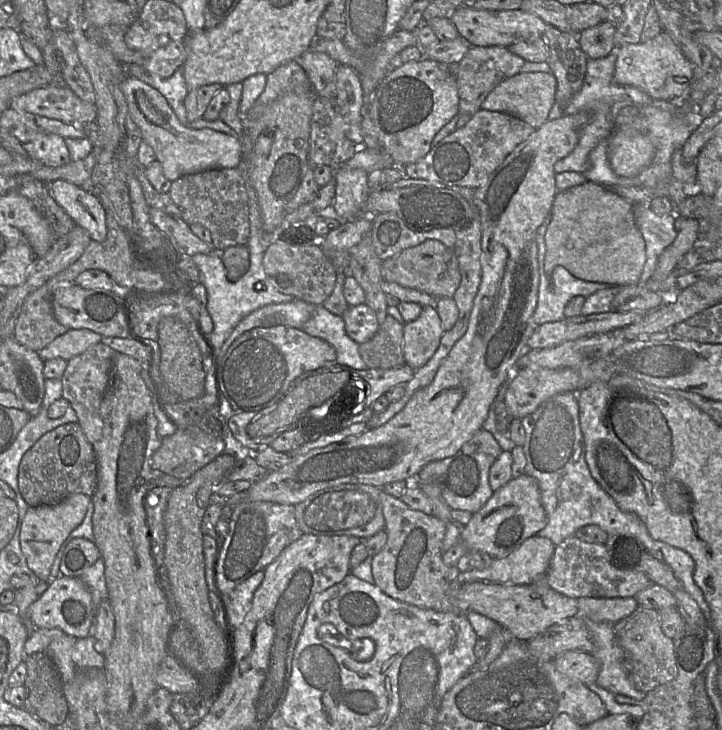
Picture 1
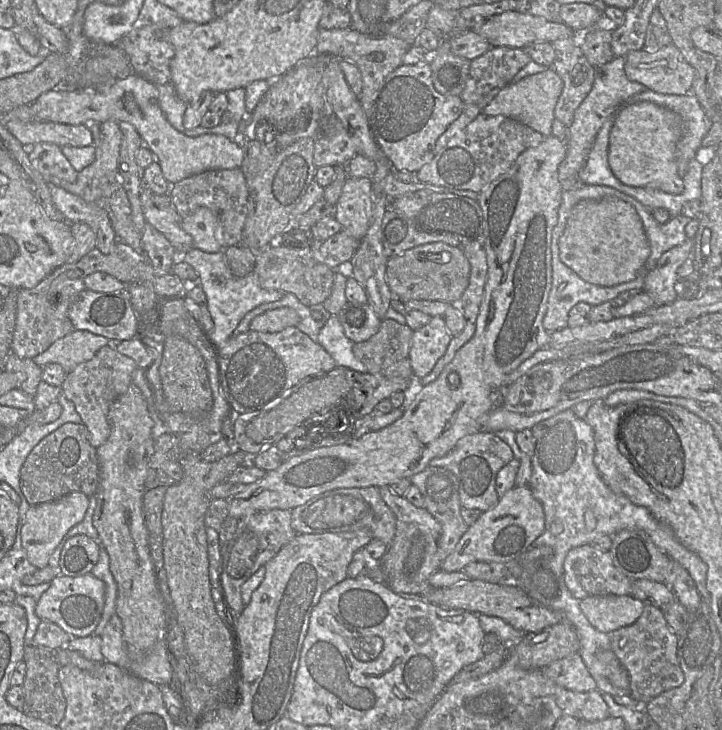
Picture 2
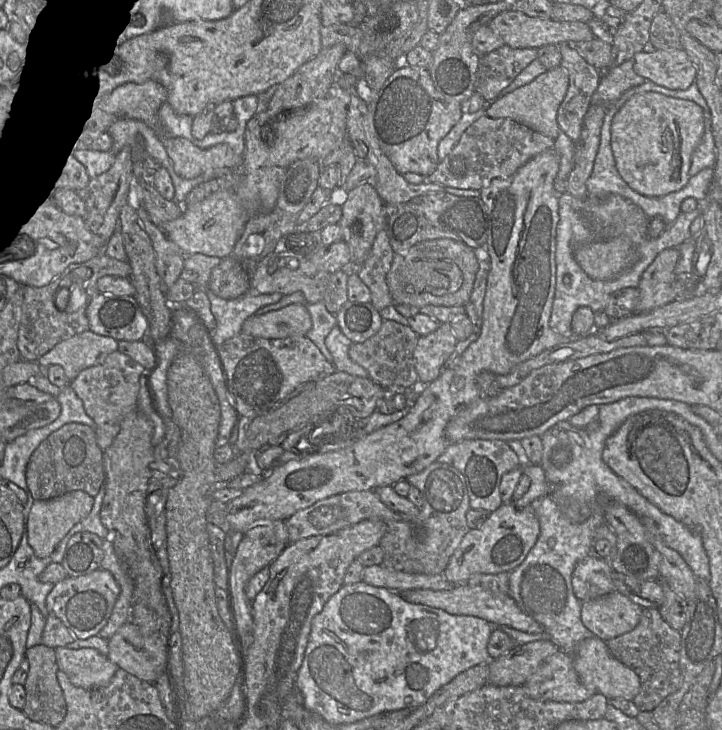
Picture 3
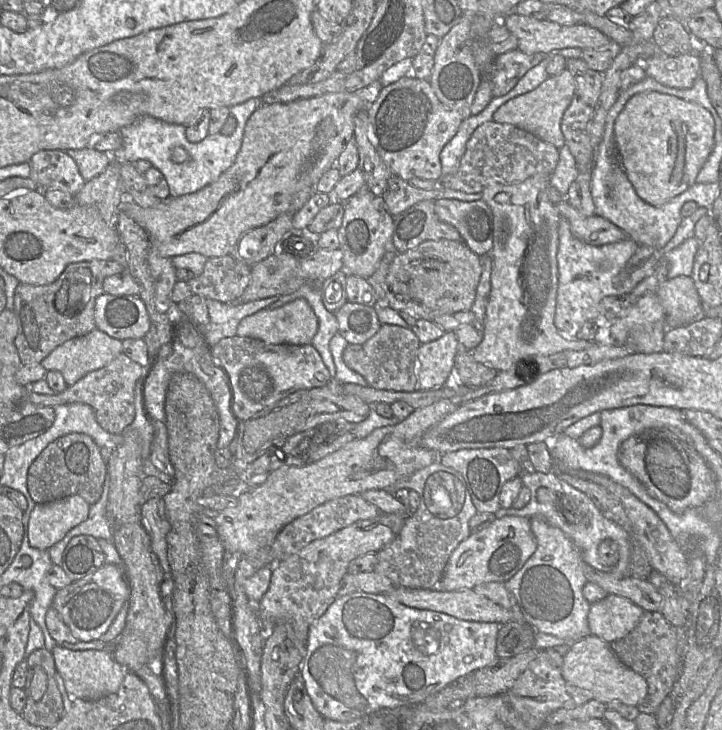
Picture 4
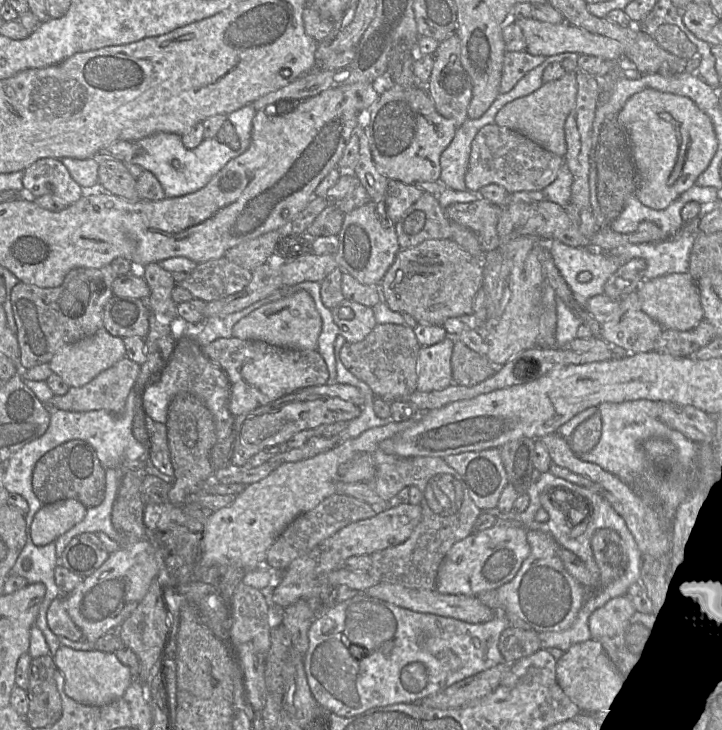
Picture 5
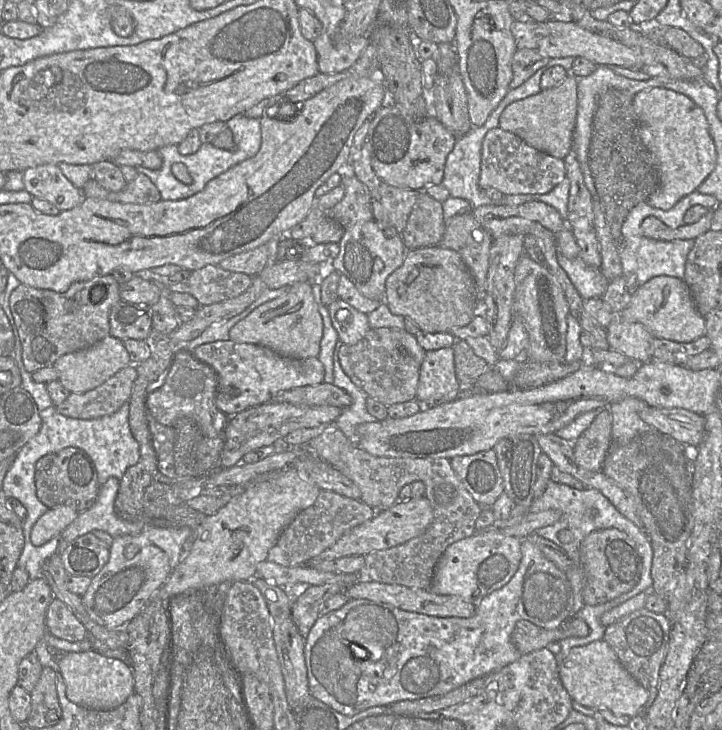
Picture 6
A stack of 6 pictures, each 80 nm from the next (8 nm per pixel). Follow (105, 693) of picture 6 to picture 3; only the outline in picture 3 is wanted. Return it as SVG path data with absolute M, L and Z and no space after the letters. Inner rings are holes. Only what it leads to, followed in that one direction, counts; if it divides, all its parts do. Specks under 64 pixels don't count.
M55 648L56 662L69 681L77 687L93 689L106 686L118 667L94 648Z

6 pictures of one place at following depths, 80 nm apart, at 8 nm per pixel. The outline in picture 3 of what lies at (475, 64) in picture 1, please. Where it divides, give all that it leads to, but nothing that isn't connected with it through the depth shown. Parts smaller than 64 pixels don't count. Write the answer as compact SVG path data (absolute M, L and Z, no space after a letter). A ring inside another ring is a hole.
M503 45L480 57L475 92L480 94L487 103L492 103L499 98L500 93L508 87L514 79L535 59L537 49L513 48Z

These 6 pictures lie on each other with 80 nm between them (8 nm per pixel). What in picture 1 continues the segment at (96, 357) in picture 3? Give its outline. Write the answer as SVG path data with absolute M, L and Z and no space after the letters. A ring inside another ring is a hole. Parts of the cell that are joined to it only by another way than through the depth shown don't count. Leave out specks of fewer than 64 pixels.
M68 329L68 331L38 351L39 357L45 362L54 358L69 361L82 354L89 347L102 341L102 336L88 329Z

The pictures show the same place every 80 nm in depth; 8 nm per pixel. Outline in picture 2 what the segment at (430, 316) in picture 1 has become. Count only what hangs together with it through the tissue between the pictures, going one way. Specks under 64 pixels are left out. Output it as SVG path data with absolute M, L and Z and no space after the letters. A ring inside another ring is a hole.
M439 316L432 317L425 326L413 331L409 357L415 377L421 379L432 371L451 339L443 317Z

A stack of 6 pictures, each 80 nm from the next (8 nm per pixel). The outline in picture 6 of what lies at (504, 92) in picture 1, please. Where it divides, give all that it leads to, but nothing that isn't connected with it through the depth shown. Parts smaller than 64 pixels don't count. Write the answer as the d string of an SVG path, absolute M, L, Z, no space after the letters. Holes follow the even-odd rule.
M569 73L557 86L509 104L501 113L499 127L514 133L533 148L556 158L564 159L572 150L573 134L578 111L578 78Z

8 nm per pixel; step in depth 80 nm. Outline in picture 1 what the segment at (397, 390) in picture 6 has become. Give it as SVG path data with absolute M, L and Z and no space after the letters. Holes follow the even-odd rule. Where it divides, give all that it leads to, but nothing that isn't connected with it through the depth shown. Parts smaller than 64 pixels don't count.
M387 315L383 324L379 326L377 333L367 342L358 345L358 352L367 368L371 369L393 369L406 364L403 355L403 329L392 316Z

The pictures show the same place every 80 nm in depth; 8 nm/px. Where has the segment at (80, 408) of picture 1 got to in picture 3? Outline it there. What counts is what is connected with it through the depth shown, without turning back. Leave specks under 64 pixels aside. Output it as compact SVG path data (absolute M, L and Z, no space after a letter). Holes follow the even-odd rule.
M117 350L110 353L102 363L82 370L69 382L71 389L83 402L85 412L96 424L97 444L102 451L112 444L123 418L137 409L139 381L147 373L141 364Z

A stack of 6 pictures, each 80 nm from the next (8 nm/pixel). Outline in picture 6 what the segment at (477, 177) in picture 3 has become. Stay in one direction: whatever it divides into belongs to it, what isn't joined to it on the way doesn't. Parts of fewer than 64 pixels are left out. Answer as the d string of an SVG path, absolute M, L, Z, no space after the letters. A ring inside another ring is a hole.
M500 127L489 130L483 140L479 186L493 187L504 195L546 194L567 177L564 159L528 145L519 136Z

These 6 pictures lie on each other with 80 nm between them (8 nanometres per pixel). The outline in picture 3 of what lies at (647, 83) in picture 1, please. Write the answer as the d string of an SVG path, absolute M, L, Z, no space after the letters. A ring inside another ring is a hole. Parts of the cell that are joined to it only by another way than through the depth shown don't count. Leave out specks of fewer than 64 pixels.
M647 48L633 57L634 71L670 90L686 90L696 80L696 69L683 49Z

